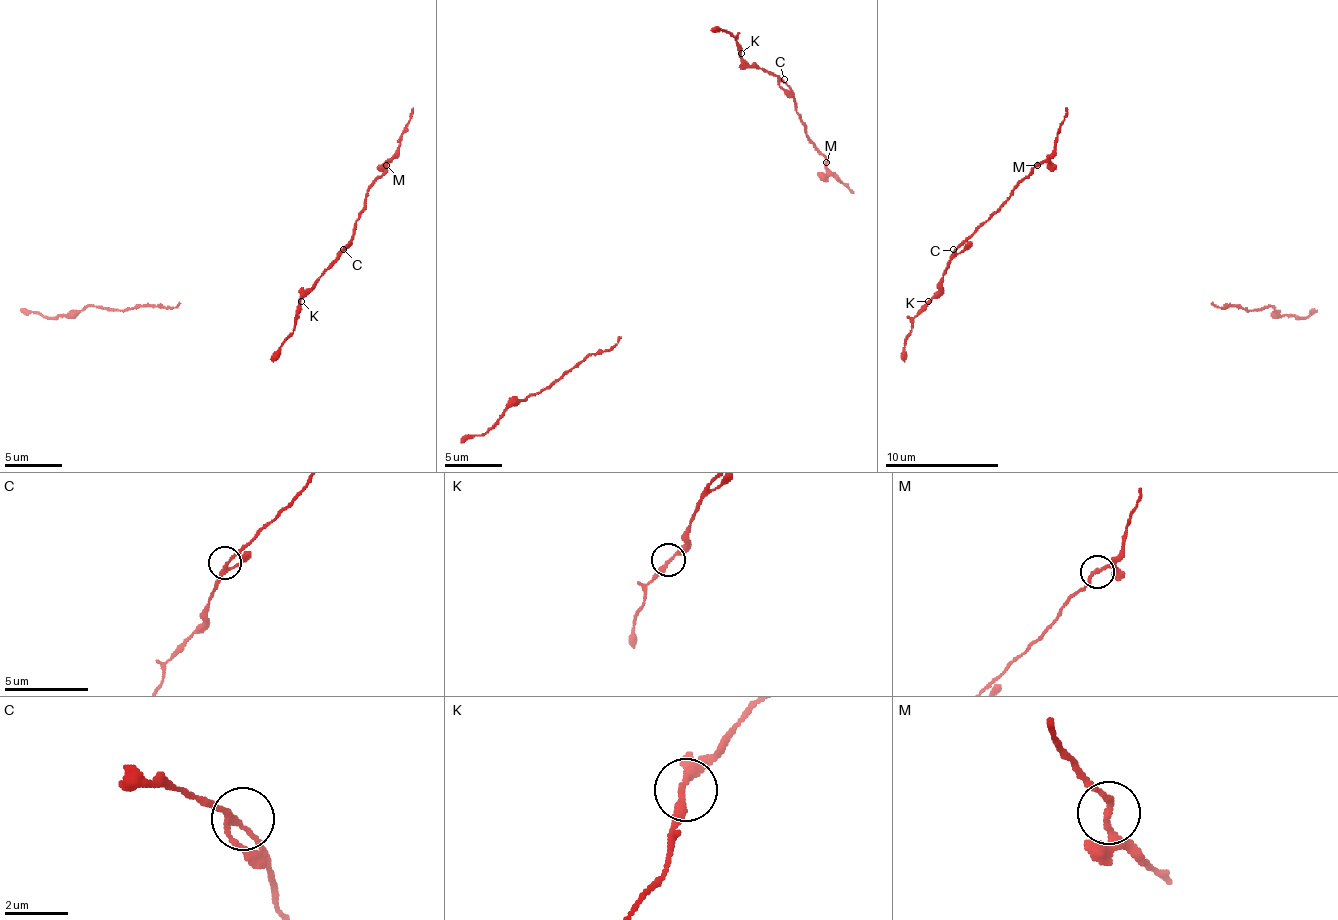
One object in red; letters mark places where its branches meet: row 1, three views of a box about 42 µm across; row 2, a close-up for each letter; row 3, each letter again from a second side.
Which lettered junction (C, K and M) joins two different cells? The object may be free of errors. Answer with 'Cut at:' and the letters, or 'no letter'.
Cut at: no letter

